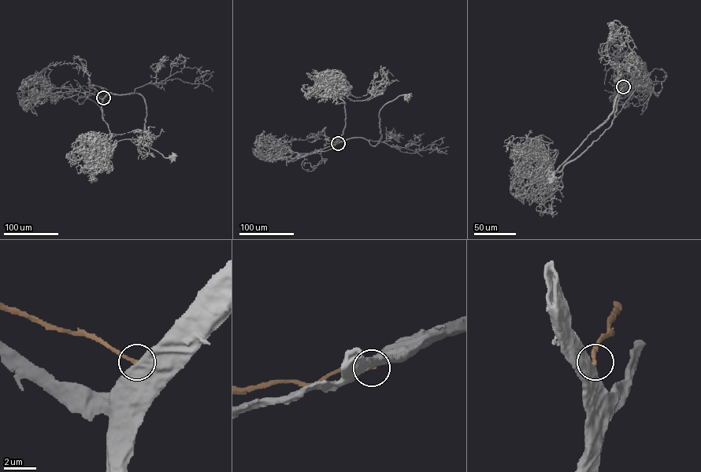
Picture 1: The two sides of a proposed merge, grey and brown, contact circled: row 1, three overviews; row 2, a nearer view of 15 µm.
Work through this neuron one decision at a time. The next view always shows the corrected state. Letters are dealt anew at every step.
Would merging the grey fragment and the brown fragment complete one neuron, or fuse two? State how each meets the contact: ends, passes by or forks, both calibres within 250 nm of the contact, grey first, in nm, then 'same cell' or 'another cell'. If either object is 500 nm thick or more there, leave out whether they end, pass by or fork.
750 nm thick on the grey side, 220 nm on the other; another cell

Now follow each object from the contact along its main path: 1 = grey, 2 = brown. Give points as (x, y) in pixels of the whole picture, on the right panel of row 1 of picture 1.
1: (623, 86), (618, 79), (614, 81), (627, 80), (617, 95), (613, 112), (588, 134), (550, 178)
2: (623, 86), (624, 75)

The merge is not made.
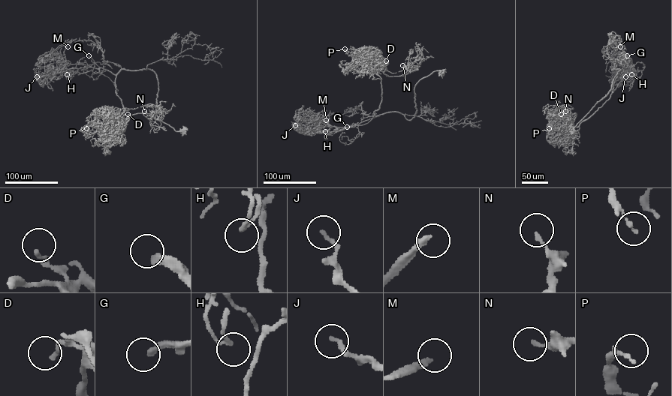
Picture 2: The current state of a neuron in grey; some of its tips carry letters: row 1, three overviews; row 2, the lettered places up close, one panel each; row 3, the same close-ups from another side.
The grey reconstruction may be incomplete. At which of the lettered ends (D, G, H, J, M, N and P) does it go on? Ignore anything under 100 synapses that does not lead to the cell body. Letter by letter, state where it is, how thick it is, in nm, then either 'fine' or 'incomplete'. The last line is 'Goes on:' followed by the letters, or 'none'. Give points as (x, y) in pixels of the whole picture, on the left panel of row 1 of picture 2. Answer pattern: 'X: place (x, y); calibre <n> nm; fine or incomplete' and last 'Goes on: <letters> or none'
D: place (128, 114); calibre 160 nm; fine
G: place (88, 55); calibre 320 nm; incomplete
H: place (67, 74); calibre 100 nm; fine
J: place (37, 76); calibre 190 nm; fine
M: place (67, 46); calibre 260 nm; fine
N: place (144, 111); calibre 140 nm; fine
P: place (86, 128); calibre 100 nm; fine
Goes on: G

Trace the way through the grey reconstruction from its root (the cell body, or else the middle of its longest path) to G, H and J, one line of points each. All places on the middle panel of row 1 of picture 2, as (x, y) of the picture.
G: (441, 72), (435, 70), (415, 85), (417, 111), (411, 119), (407, 119), (398, 112), (387, 112), (347, 127)
H: (441, 72), (435, 70), (415, 85), (417, 111), (411, 119), (385, 112), (350, 127), (315, 130), (325, 131)
J: (441, 72), (415, 85), (417, 111), (410, 120), (385, 112), (305, 133), (295, 125)

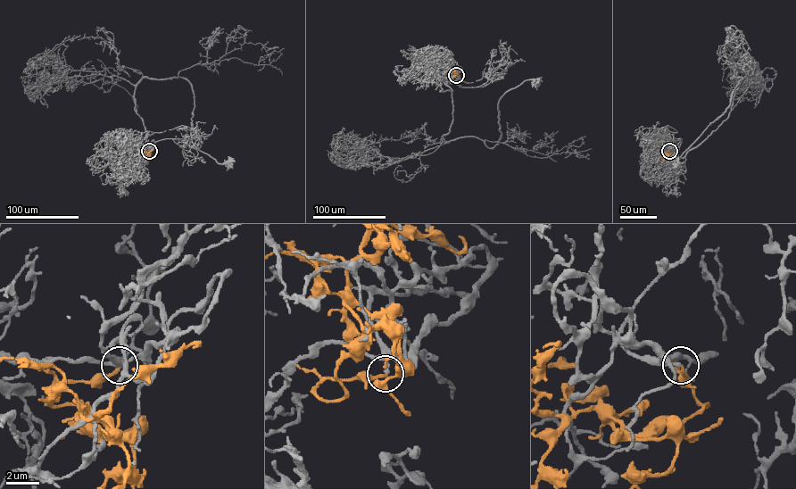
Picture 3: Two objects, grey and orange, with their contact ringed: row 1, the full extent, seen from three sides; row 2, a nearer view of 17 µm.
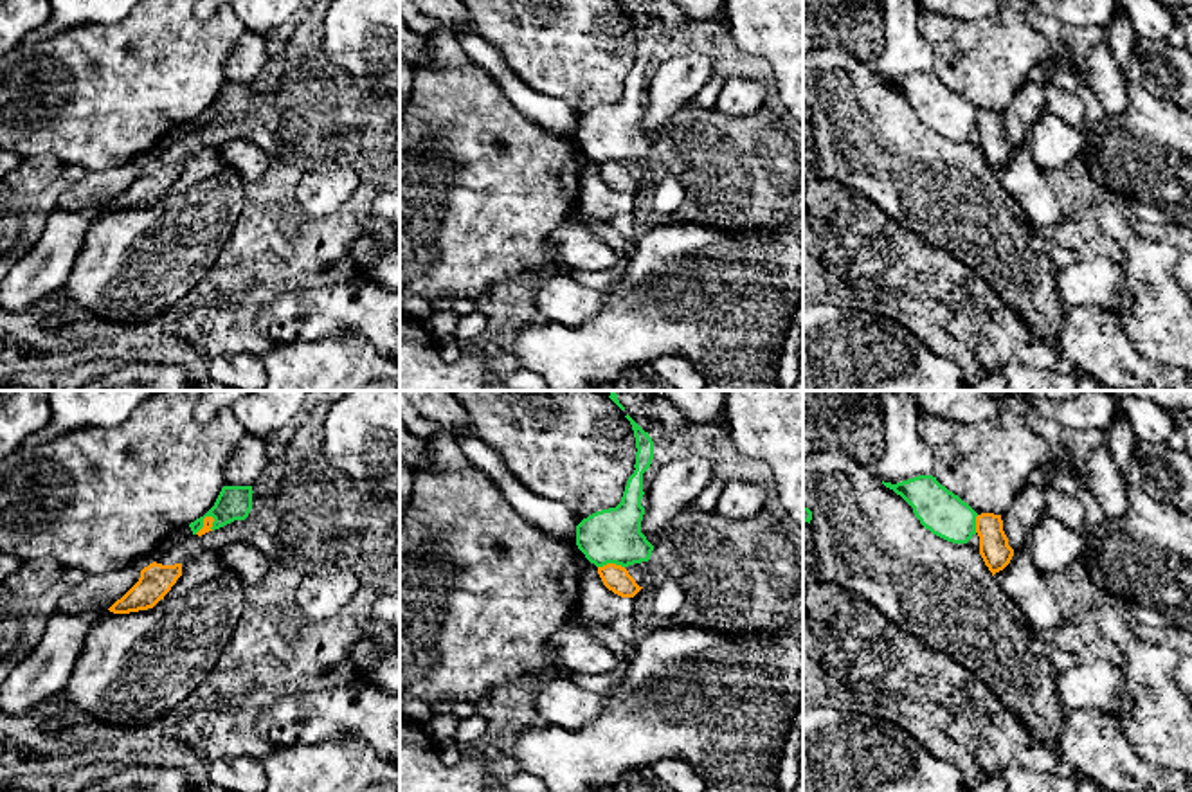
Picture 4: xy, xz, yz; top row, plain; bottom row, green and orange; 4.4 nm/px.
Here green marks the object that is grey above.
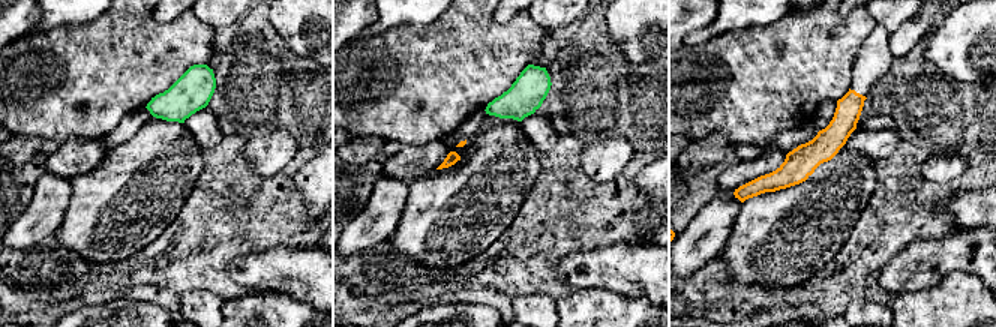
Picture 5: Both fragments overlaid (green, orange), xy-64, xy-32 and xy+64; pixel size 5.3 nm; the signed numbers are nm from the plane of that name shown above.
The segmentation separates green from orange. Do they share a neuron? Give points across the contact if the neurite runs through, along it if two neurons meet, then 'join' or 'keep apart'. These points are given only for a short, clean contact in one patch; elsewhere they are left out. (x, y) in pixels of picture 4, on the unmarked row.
border xz (623, 162), (604, 161), (598, 164); keep apart

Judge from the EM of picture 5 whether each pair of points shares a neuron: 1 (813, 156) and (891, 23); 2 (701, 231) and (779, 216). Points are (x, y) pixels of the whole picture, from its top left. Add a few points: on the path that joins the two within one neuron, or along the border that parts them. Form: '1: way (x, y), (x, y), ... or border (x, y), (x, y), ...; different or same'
1: border (876, 23), (890, 33); different
2: border (743, 203), (725, 248), (719, 254); different

